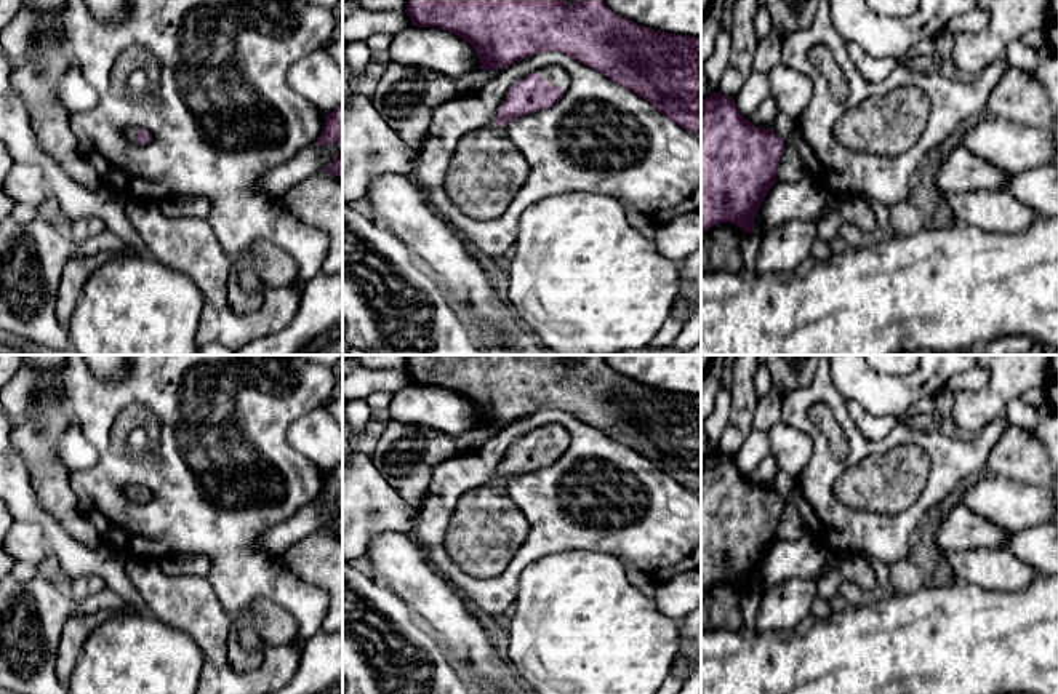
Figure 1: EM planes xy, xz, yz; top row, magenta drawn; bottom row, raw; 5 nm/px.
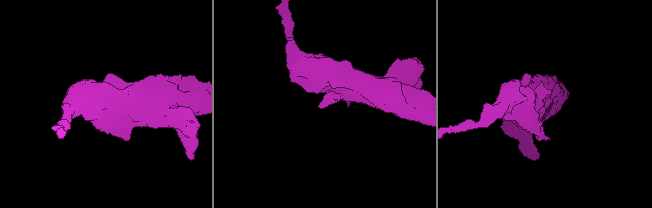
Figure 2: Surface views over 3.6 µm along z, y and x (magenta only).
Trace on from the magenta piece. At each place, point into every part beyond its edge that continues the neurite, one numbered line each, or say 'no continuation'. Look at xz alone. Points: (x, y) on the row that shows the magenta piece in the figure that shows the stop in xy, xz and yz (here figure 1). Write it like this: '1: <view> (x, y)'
1: xz (559, 77)

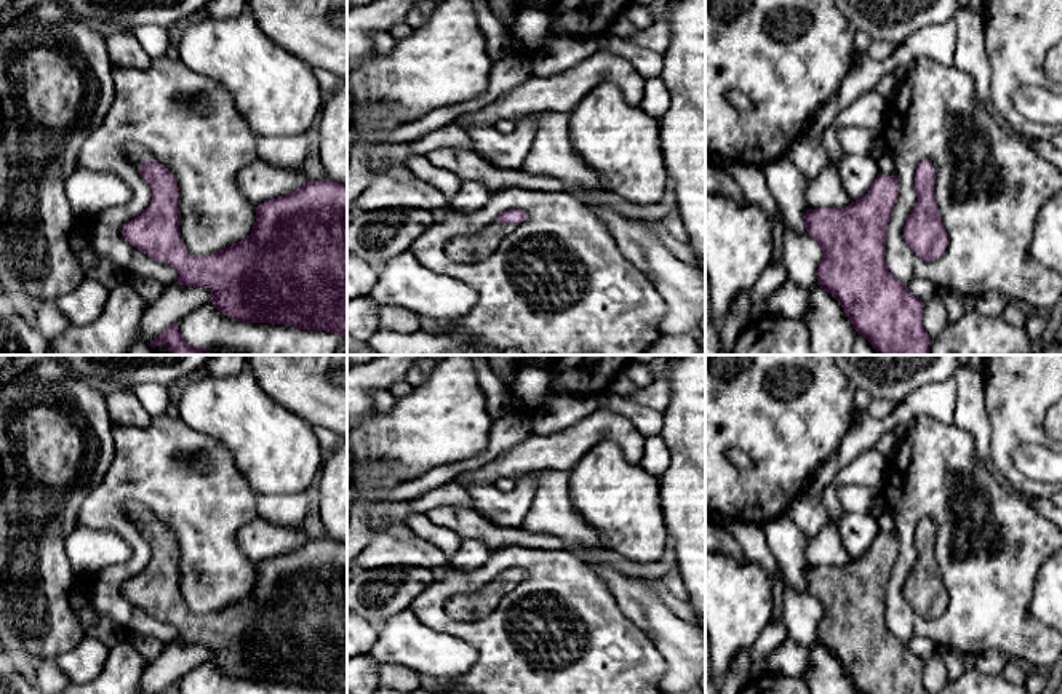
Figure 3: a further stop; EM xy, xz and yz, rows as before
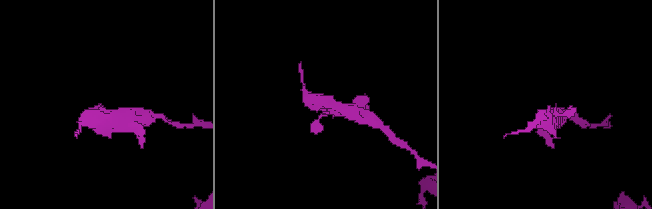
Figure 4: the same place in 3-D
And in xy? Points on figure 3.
1: xy (138, 154)

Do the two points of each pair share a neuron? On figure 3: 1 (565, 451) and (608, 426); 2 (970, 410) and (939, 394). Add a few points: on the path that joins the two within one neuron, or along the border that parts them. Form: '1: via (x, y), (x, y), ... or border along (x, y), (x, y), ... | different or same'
1: via (576, 440), (597, 427) | same
2: border along (952, 376), (955, 381), (954, 422) | different

